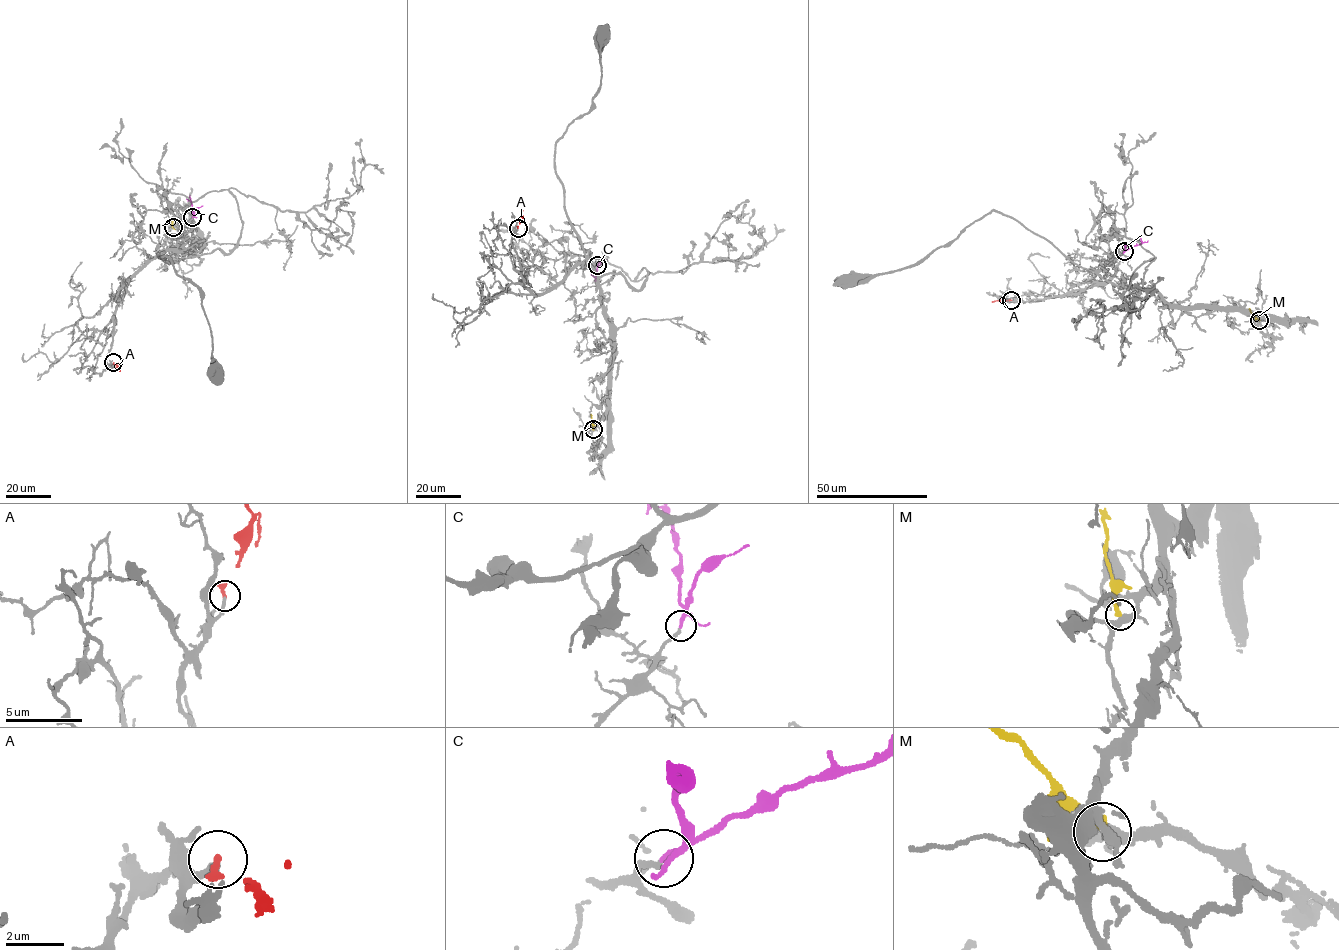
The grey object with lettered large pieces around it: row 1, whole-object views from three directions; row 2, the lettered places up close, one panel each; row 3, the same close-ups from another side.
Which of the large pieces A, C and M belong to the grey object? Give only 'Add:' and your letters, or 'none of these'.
Add: C

